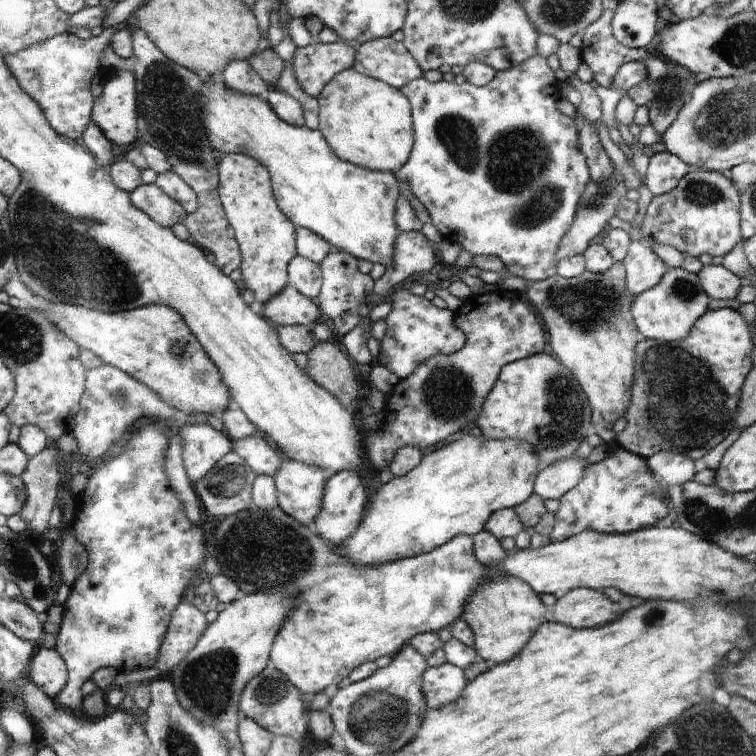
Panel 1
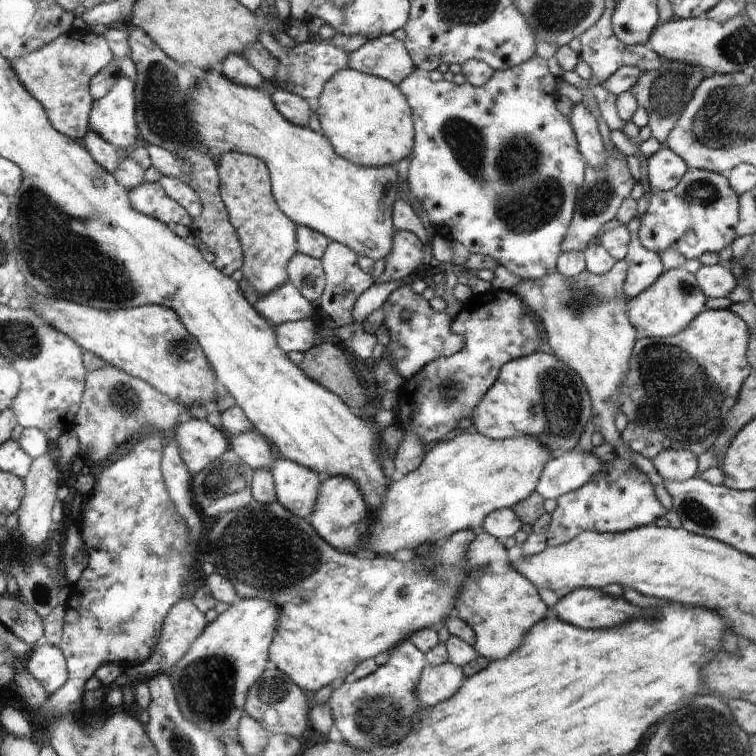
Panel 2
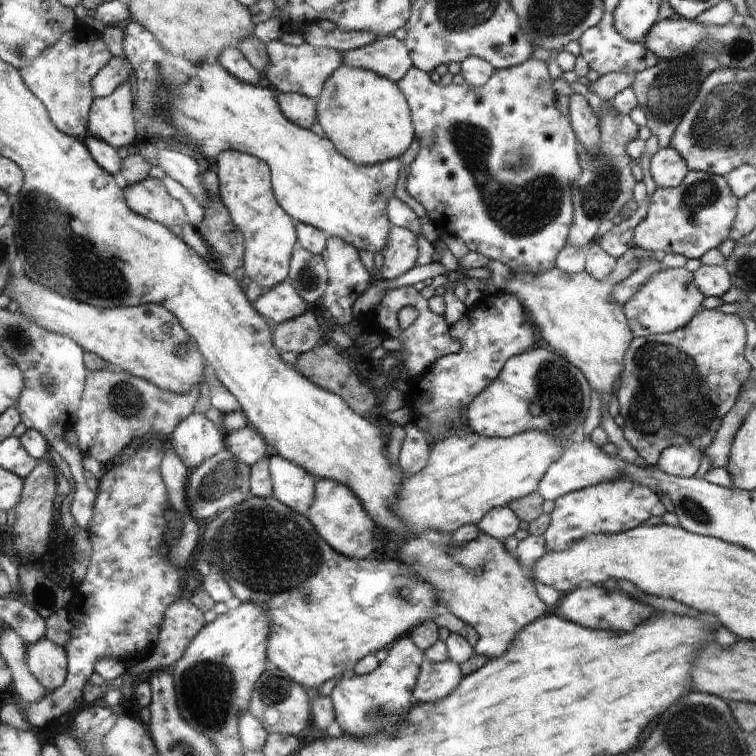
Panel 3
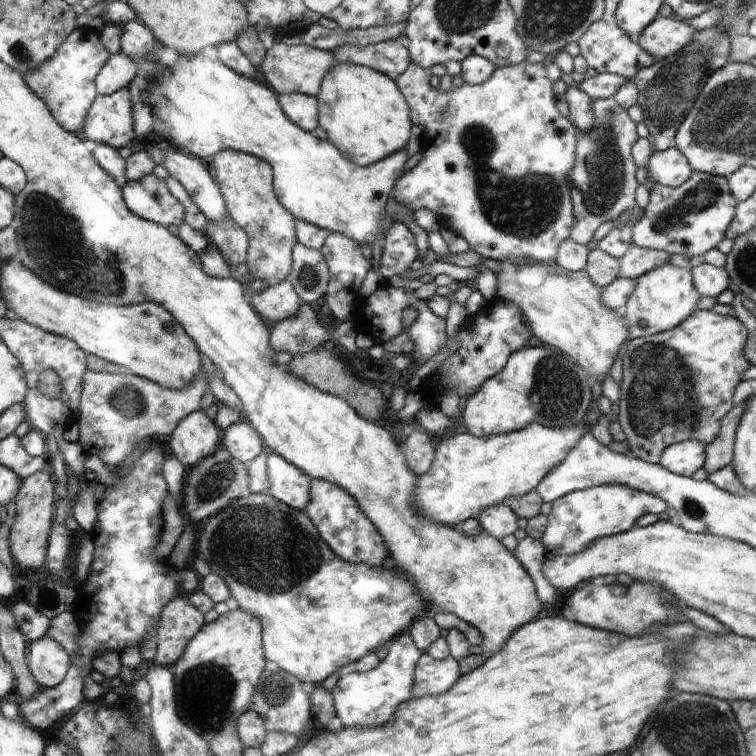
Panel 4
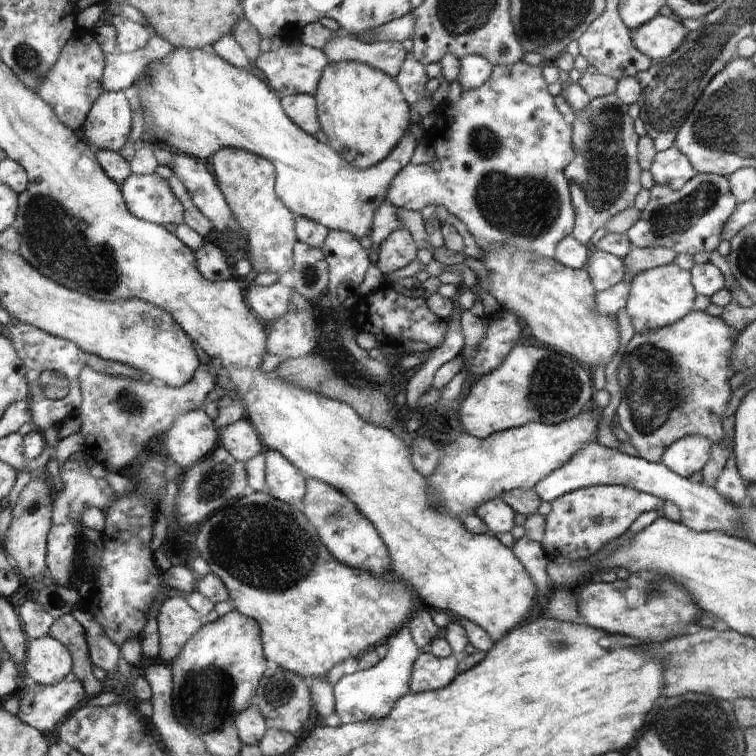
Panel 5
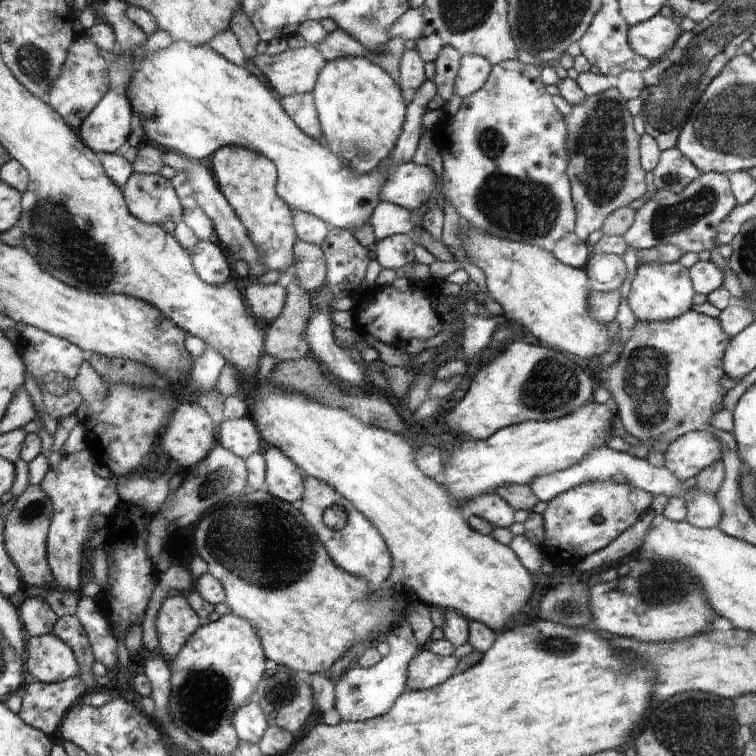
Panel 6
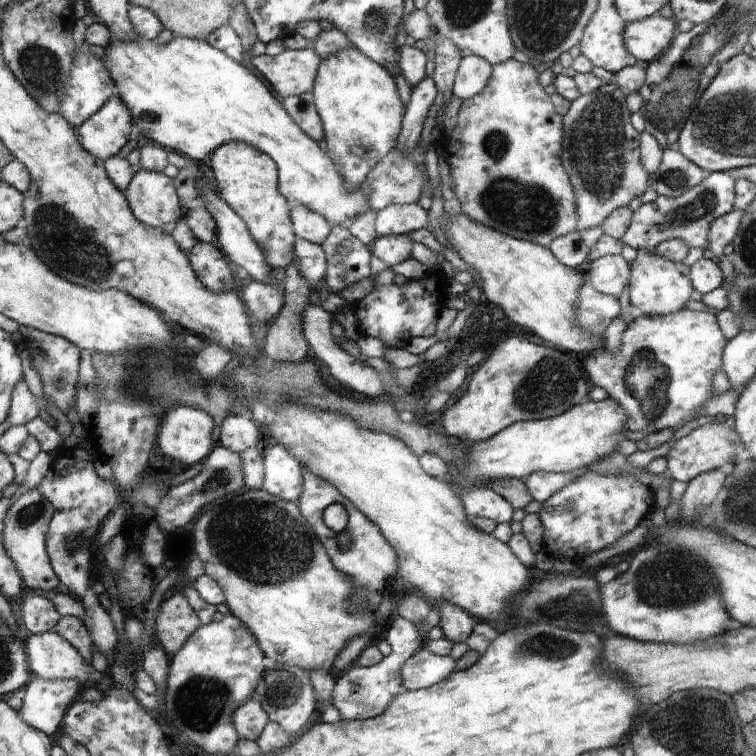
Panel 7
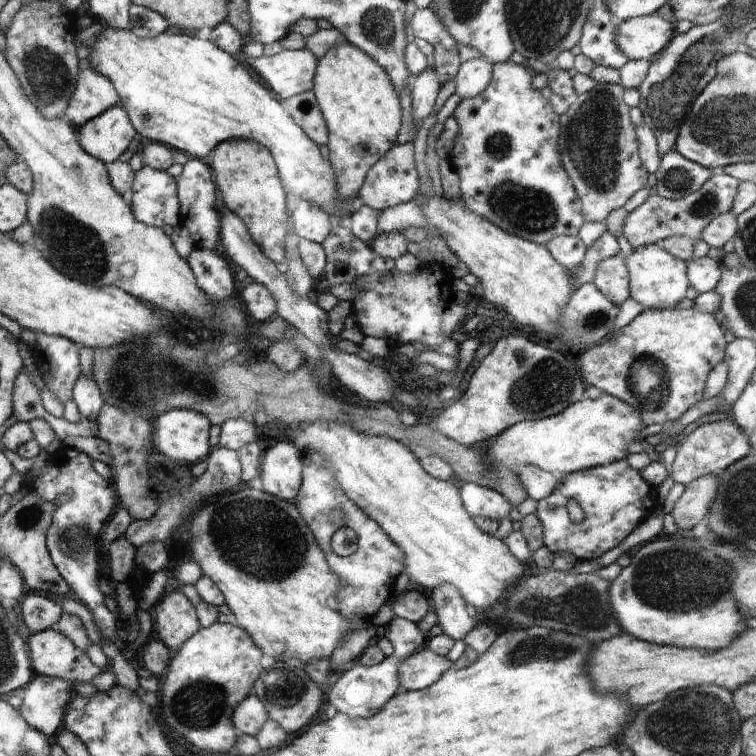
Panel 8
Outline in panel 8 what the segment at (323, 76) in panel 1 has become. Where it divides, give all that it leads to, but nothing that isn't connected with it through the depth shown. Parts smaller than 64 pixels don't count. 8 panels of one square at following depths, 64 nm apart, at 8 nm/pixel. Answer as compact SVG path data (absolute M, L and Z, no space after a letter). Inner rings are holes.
M283 49L275 55L248 57L246 60L281 99L313 90L319 59L312 51Z

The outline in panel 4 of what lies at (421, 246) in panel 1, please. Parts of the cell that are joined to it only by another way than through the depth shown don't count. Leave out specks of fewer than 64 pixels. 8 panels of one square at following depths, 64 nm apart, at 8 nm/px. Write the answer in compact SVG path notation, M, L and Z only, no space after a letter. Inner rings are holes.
M396 220L383 239L378 272L386 282L394 274L404 274L416 258L418 250L412 232L404 223Z

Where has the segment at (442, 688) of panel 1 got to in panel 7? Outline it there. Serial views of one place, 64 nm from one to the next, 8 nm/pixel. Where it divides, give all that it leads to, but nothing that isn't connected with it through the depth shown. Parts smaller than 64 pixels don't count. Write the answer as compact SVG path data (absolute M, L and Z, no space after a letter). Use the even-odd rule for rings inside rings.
M424 645L403 665L403 689L427 689L443 681L458 669L458 661L450 655L434 654Z

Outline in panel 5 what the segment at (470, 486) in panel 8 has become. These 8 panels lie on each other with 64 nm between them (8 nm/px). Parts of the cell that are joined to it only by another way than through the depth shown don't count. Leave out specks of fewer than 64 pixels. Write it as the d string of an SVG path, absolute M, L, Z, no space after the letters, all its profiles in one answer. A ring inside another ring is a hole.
M501 499L484 502L474 513L486 525L493 535L511 532L516 520L515 511Z

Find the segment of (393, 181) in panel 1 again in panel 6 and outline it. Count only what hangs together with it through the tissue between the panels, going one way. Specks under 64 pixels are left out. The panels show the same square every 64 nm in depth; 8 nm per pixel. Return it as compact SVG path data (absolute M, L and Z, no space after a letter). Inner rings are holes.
M177 41L173 42L170 49L157 54L144 55L139 48L132 53L122 53L120 50L117 55L128 57L134 65L133 77L124 92L128 94L129 102L133 104L133 110L140 118L144 129L143 138L155 142L161 149L169 149L195 161L200 161L210 154L214 155L216 150L224 146L243 147L245 150L264 155L277 169L275 190L287 206L292 210L315 215L329 228L345 229L350 232L363 228L371 219L376 206L382 200L382 191L389 173L398 166L412 162L424 128L423 116L429 110L429 102L437 93L433 80L426 80L412 102L407 104L406 125L391 157L382 162L380 168L364 175L356 175L348 167L343 166L328 147L321 146L318 140L302 131L291 116L282 110L283 106L280 106L278 98L256 76L252 76L246 67L235 66L210 46Z

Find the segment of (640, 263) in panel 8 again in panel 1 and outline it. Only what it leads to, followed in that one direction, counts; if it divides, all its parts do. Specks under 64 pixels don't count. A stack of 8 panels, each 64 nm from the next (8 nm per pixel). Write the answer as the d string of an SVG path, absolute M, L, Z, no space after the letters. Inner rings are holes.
M682 268L667 269L656 286L636 296L633 309L636 326L648 340L682 340L707 312L711 299L703 289L699 275Z

